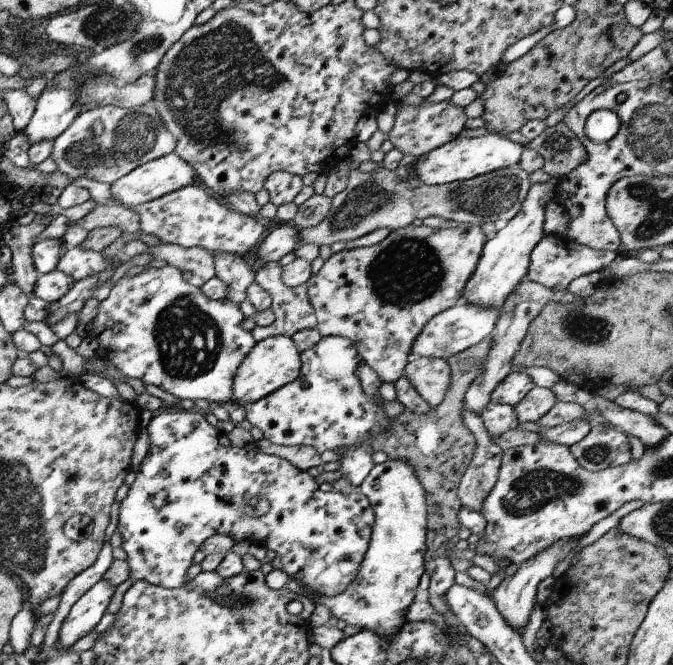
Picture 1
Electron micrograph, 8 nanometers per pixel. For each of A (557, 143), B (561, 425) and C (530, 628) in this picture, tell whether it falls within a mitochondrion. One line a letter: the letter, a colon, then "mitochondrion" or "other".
A: mitochondrion
B: other
C: other

